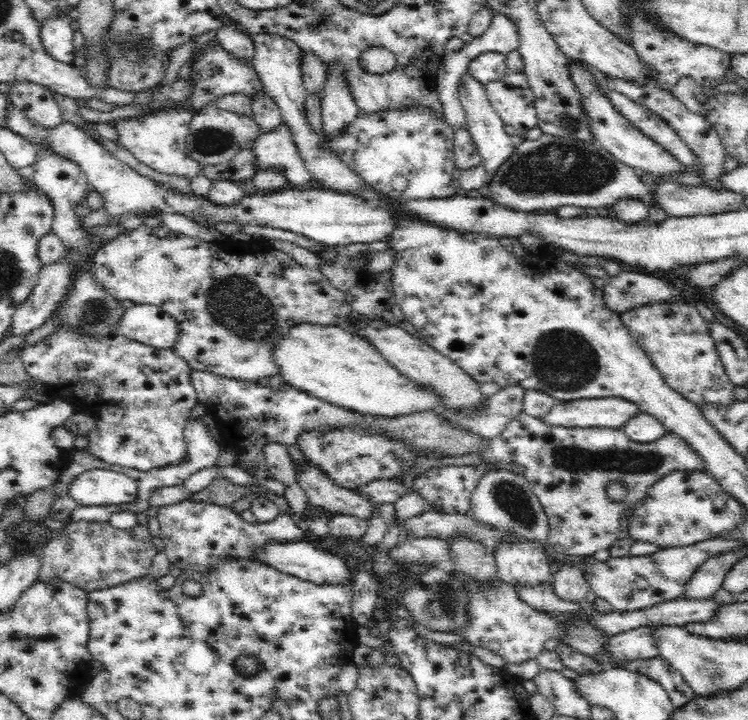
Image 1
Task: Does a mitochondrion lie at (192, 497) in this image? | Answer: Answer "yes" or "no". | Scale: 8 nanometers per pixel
no

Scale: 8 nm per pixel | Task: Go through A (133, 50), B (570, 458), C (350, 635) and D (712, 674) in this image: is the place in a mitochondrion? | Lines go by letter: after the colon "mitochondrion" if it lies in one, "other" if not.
A: mitochondrion
B: mitochondrion
C: other
D: mitochondrion

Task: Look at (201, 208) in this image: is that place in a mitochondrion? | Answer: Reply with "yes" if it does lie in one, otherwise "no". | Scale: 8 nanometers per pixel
no

